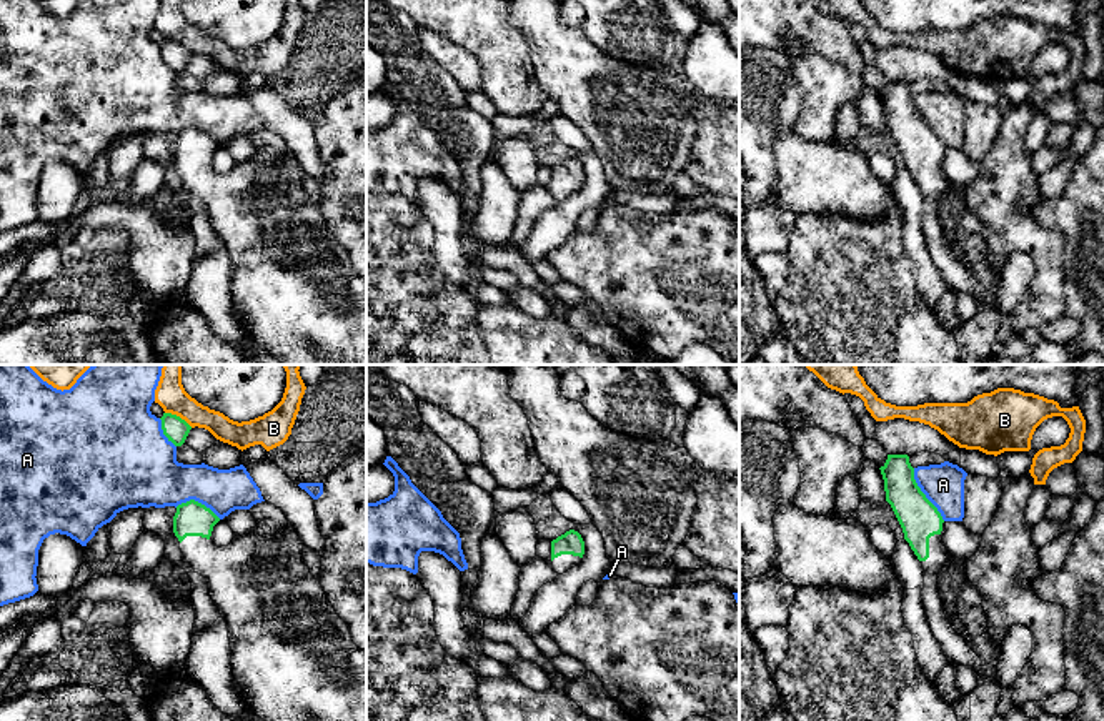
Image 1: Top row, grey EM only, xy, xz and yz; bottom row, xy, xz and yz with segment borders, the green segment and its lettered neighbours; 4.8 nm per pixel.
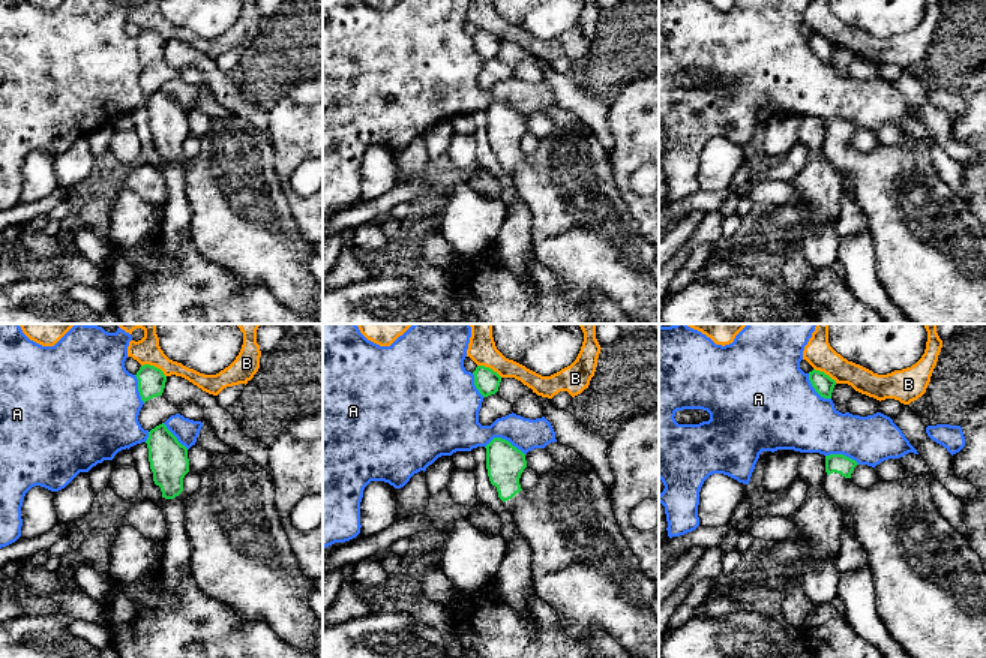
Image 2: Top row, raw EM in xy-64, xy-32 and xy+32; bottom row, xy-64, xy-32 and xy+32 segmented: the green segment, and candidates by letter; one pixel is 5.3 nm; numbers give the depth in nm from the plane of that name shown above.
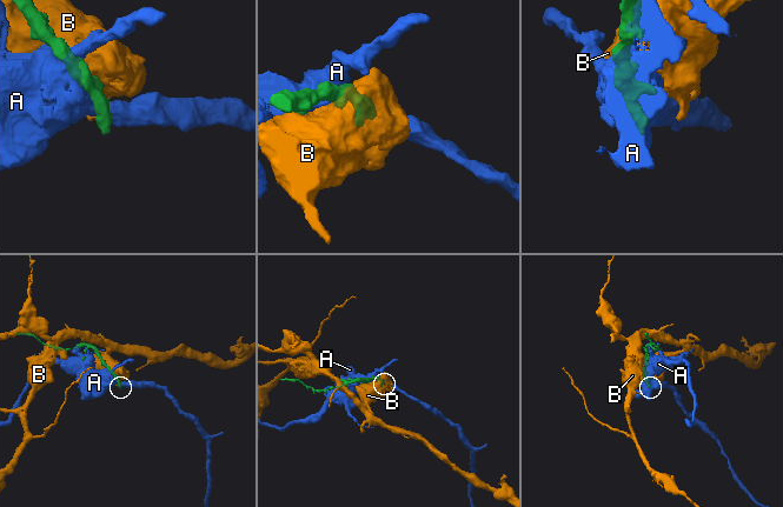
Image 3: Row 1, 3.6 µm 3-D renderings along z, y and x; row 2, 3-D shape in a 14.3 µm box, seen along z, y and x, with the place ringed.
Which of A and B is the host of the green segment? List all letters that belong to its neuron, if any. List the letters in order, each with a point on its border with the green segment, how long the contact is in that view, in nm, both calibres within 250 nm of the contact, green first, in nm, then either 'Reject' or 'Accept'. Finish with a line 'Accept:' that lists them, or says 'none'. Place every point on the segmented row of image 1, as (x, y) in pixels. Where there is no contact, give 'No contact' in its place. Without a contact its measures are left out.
A: Touches green at yz (924, 495). Shared border 300 nm. Thickness 190 nm (green) against 200 nm. Reject
B: Touches green at xy (179, 417). Shared border 150 nm. Thickness 120 nm (green) against 150 nm. Reject
Accept: none

